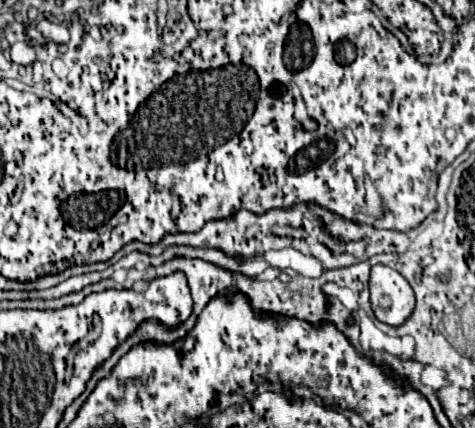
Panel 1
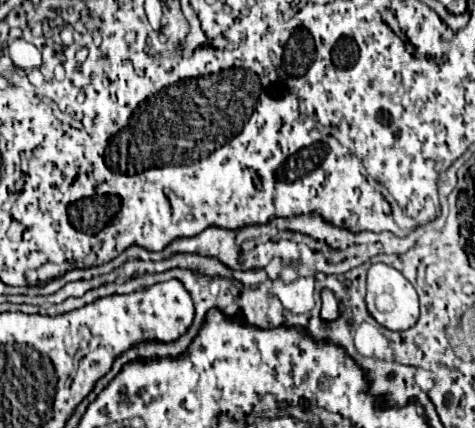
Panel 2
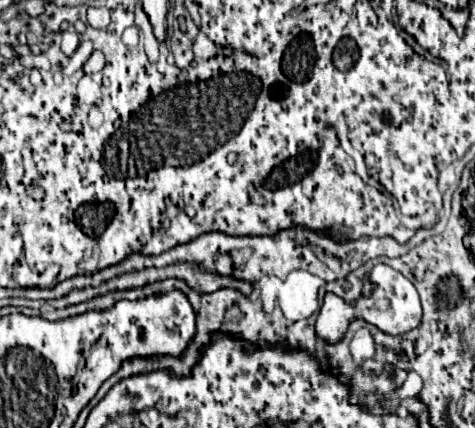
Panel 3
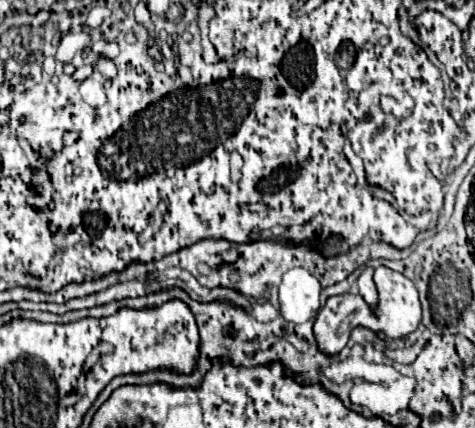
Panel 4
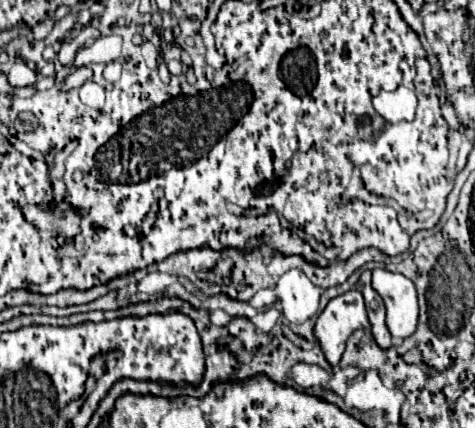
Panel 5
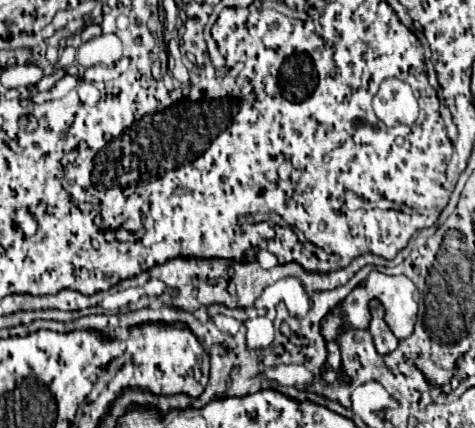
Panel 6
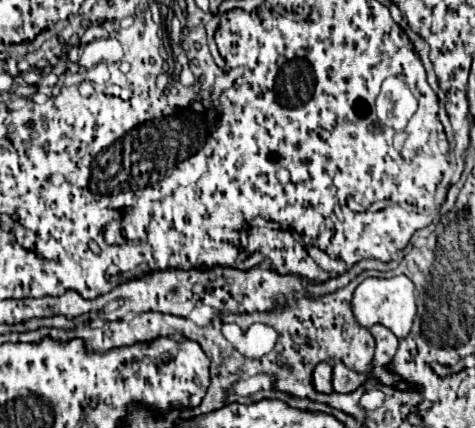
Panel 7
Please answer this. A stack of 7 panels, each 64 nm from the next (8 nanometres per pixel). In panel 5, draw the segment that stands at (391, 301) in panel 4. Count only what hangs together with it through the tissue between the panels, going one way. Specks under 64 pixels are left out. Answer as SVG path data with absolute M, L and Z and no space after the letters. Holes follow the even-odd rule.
M374 268L372 286L380 292L384 300L386 326L392 338L410 336L418 324L418 300L414 284L402 274L384 268ZM358 290L332 298L320 312L314 326L314 336L332 366L338 366L338 356L344 352L348 336L358 328L370 328L364 296Z

